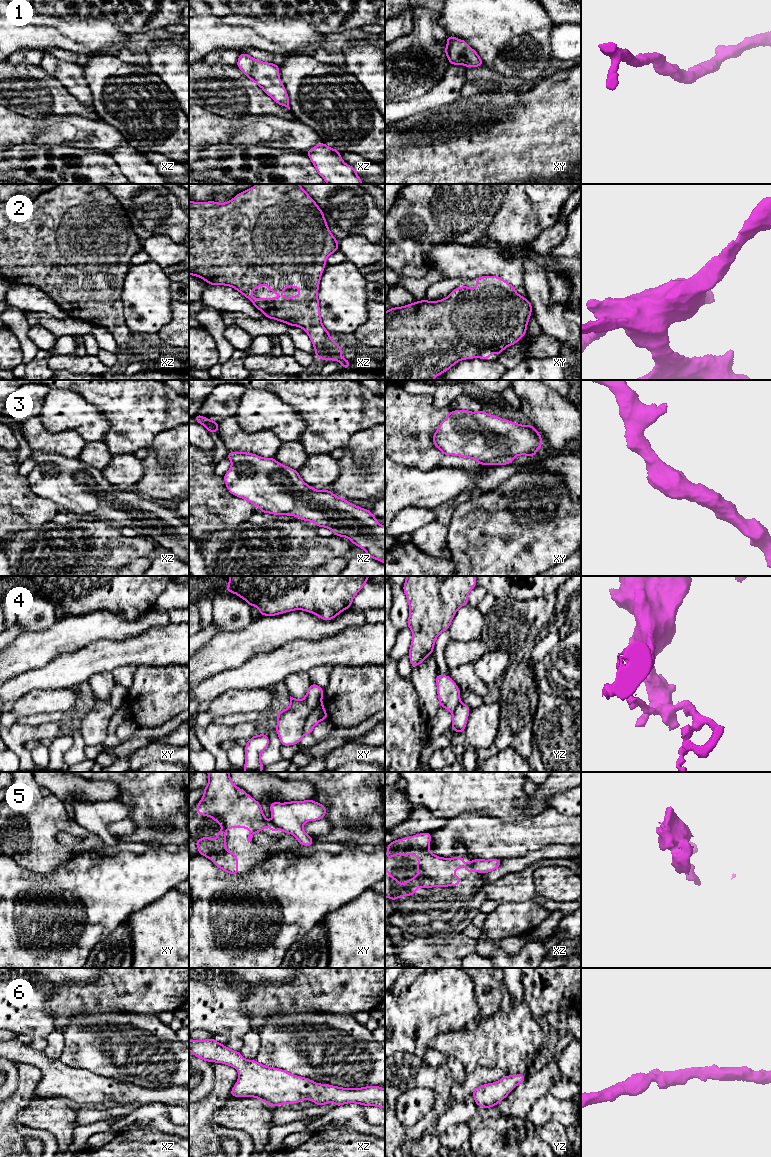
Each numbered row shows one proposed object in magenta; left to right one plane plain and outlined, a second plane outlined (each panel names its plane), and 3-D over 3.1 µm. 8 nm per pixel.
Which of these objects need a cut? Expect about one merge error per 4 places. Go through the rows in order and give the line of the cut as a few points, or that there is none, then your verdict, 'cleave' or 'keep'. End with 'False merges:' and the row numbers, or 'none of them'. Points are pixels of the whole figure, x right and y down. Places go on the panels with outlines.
1: cut none; keep
2: cut none; keep
3: cut none; keep
4: cut xy (321, 701), (307, 717), (303, 734); cleave
5: cut xy (270, 821), (277, 828); cleave
6: cut none; keep
False merges: 4, 5

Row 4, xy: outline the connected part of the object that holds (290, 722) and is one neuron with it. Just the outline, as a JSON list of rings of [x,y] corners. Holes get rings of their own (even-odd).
[[[311,683],[304,699],[290,696],[290,706],[277,713],[276,732],[283,746],[297,744],[304,736],[303,728],[314,707],[322,702],[324,689]]]

